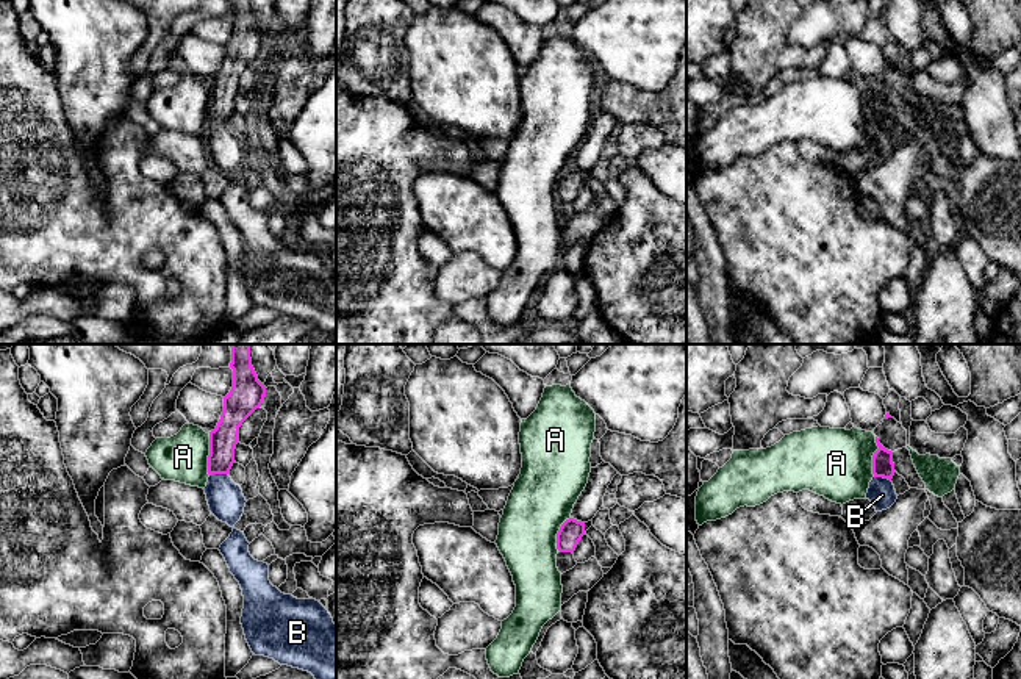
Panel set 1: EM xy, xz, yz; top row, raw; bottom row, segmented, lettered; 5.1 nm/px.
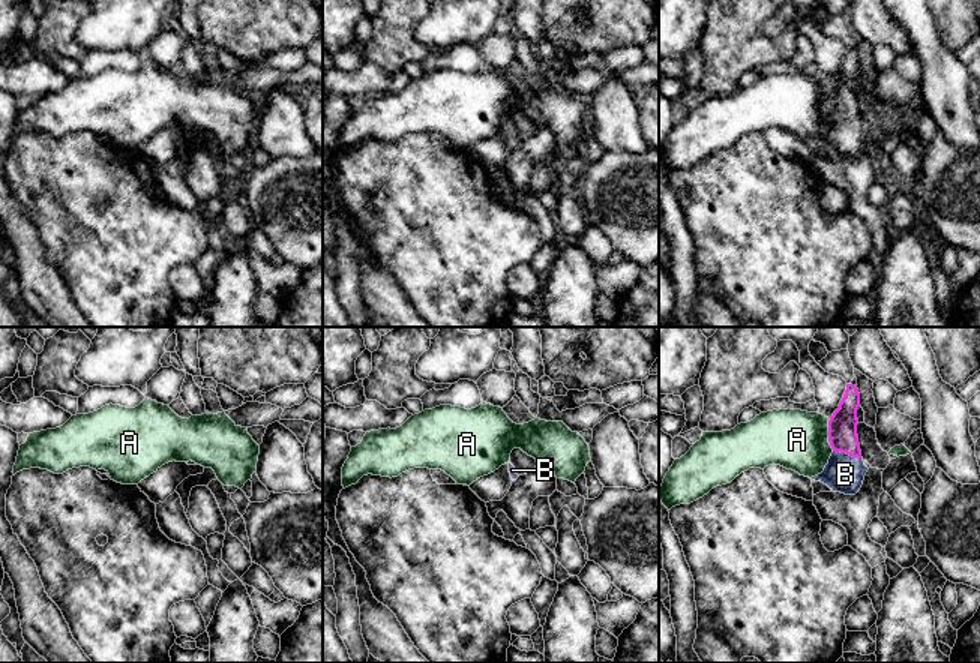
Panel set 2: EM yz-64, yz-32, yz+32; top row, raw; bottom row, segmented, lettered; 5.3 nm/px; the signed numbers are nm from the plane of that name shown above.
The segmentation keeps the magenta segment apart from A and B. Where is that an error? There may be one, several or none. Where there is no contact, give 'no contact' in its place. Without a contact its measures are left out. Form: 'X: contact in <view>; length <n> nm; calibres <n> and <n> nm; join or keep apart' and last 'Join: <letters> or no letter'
A: contact in xy; length 220 nm; calibres 140 and 260 nm; keep apart
B: contact in xy; length 100 nm; calibres 140 and 190 nm; join
Join: B

